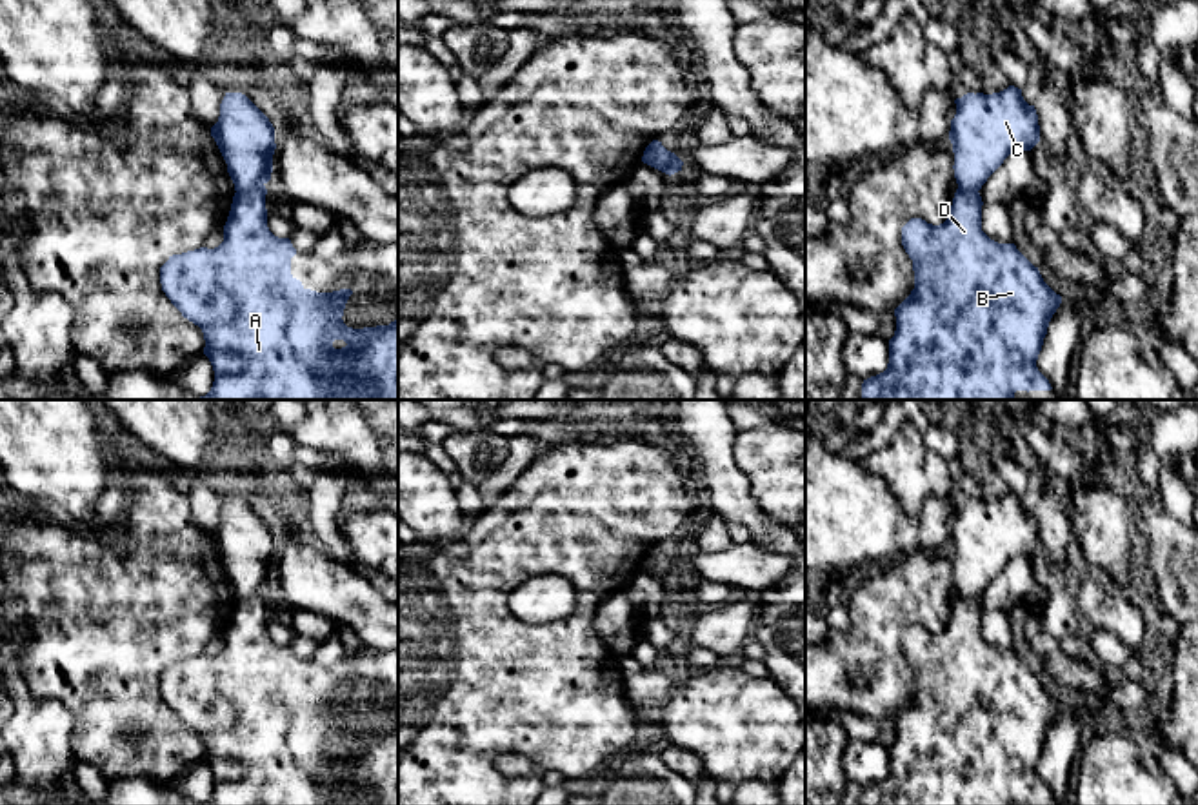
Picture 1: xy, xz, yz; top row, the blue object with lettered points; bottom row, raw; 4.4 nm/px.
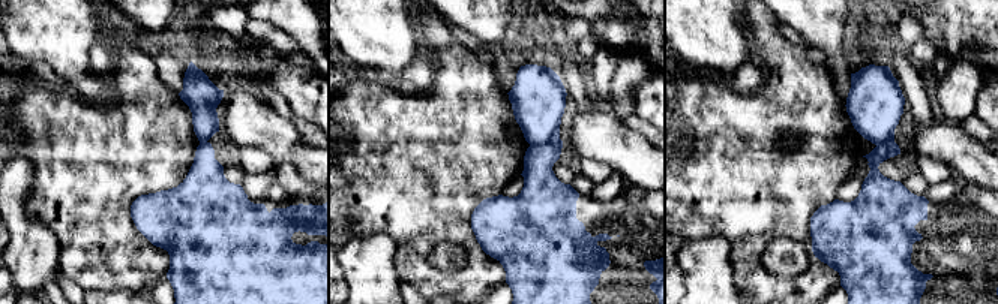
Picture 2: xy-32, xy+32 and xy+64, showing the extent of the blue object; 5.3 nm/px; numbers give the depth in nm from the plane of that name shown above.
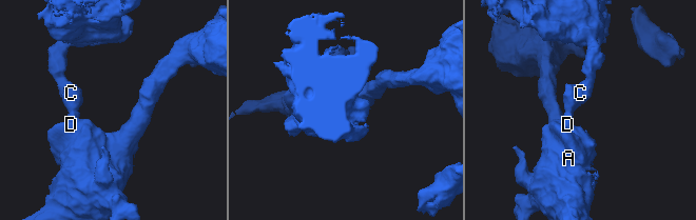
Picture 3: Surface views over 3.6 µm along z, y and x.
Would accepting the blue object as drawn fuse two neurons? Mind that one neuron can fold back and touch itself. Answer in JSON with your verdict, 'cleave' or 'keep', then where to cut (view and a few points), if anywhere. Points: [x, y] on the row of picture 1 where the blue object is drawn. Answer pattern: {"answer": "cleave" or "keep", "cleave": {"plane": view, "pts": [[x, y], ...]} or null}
{"answer": "cleave", "cleave": {"plane": "xy", "pts": [[262, 184], [237, 191]]}}

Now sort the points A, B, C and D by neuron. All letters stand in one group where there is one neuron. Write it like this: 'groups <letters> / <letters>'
groups A B D / C

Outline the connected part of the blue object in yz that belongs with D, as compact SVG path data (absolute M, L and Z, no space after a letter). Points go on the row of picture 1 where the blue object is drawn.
M956 189L943 224L911 218L902 227L902 245L913 260L914 289L894 309L896 331L889 340L887 369L864 380L862 400L1014 400L1016 391L1053 389L1036 360L1062 296L1014 243L998 243L982 231L982 205L978 191Z

